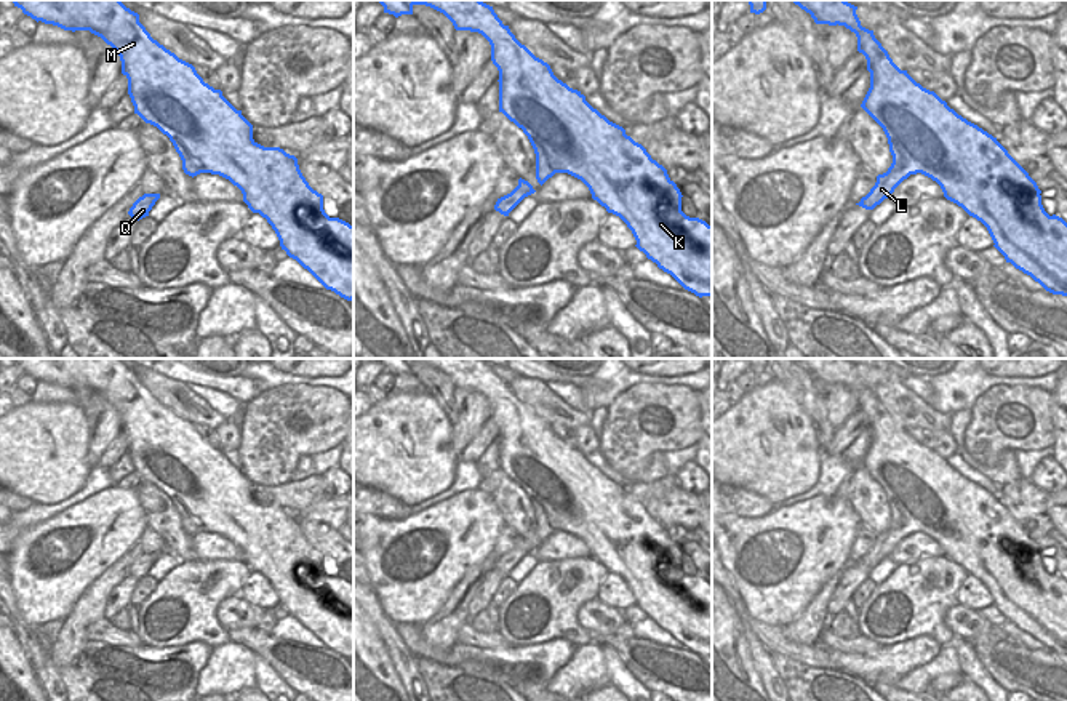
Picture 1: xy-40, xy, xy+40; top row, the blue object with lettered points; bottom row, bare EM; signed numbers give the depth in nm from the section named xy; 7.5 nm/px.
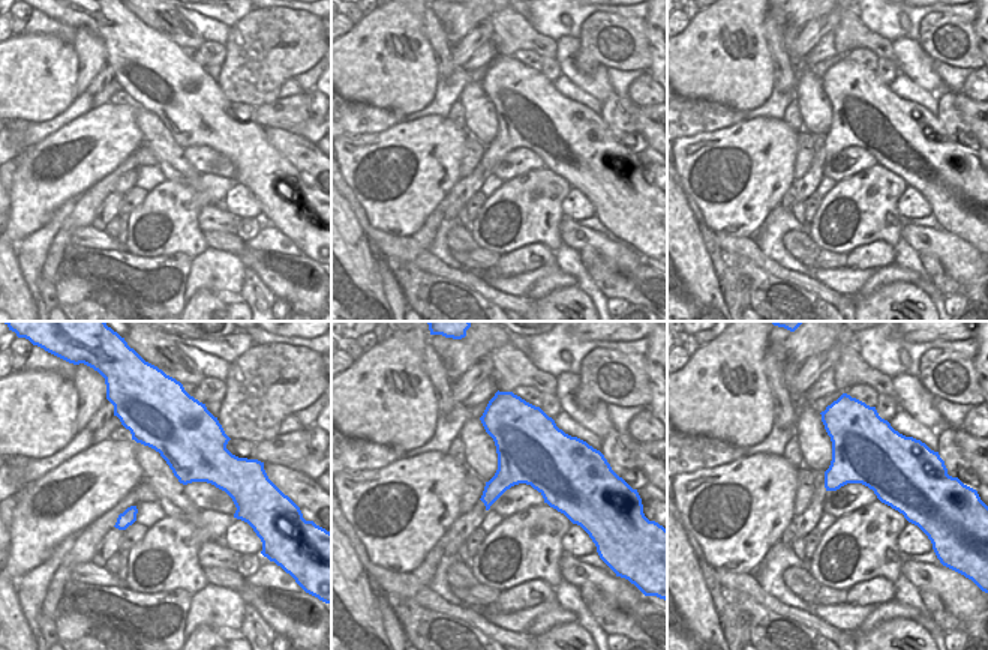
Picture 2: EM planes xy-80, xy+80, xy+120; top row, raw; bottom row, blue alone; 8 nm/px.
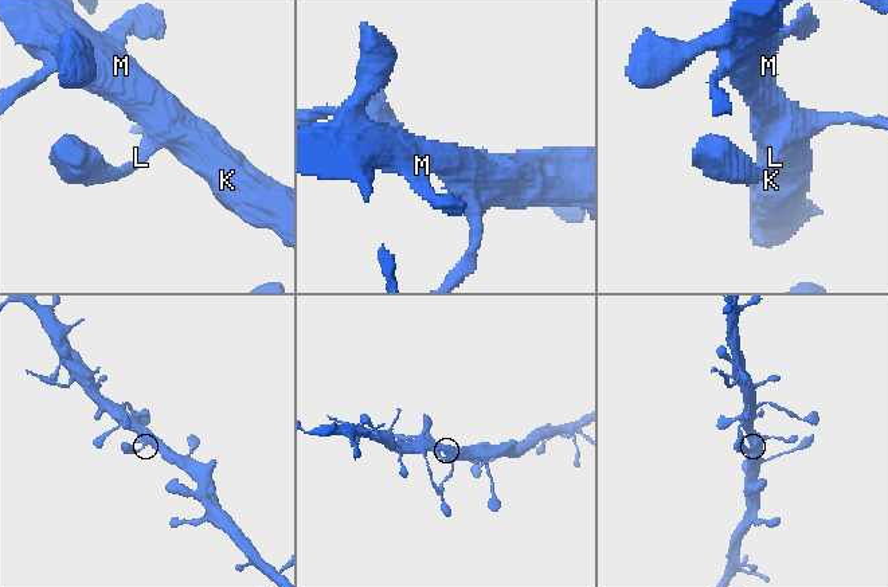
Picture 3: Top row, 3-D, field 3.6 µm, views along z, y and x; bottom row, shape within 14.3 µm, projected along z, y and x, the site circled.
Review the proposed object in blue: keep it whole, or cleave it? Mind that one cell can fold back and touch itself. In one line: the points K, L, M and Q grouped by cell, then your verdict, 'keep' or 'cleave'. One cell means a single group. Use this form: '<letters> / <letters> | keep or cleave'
K L M Q | keep

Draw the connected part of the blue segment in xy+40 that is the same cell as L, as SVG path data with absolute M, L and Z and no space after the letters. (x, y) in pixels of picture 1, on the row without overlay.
M846 359L792 360L809 371L816 383L838 383L854 391L857 410L867 418L870 447L861 466L883 487L893 522L886 531L877 535L875 544L856 563L873 568L904 538L921 531L941 544L947 559L987 586L993 605L1006 621L1030 634L1046 650L1067 655L1067 581L1045 570L1037 541L997 496L958 474L934 450L917 442L907 429L901 429L875 397L873 389L861 384L857 365Z

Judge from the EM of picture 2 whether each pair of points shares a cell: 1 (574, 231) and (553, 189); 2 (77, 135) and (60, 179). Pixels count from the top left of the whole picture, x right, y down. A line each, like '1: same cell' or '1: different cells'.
1: different cells
2: same cell

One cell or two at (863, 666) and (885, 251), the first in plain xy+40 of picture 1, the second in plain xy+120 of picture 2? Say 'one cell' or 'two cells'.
one cell

